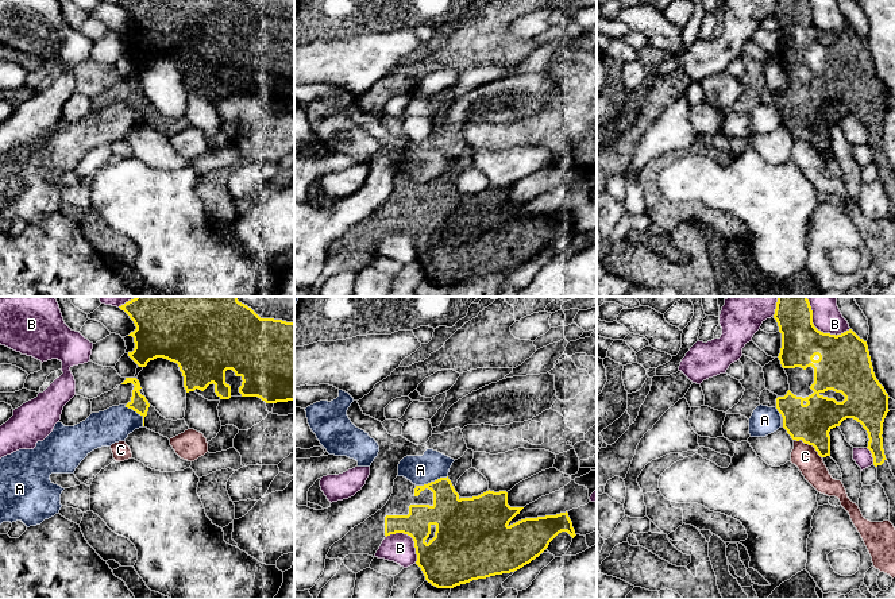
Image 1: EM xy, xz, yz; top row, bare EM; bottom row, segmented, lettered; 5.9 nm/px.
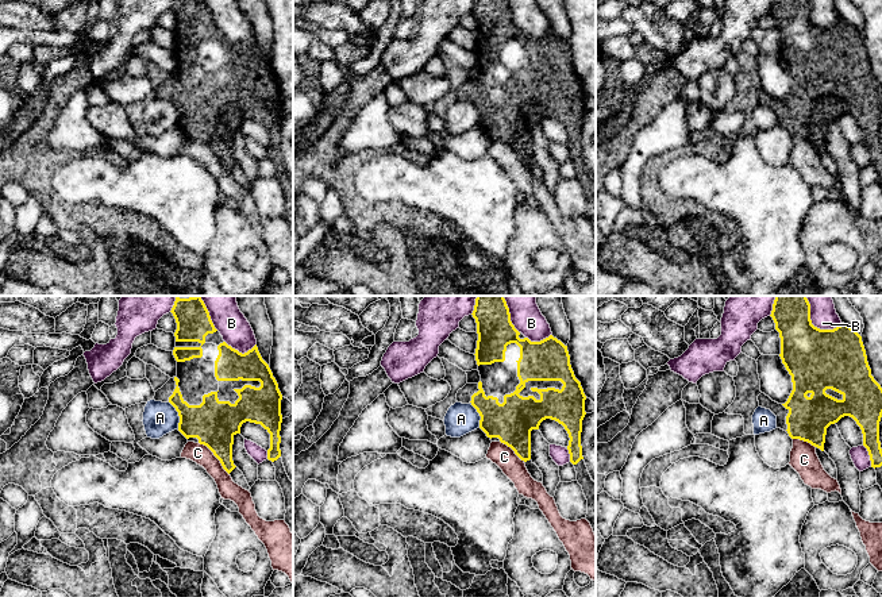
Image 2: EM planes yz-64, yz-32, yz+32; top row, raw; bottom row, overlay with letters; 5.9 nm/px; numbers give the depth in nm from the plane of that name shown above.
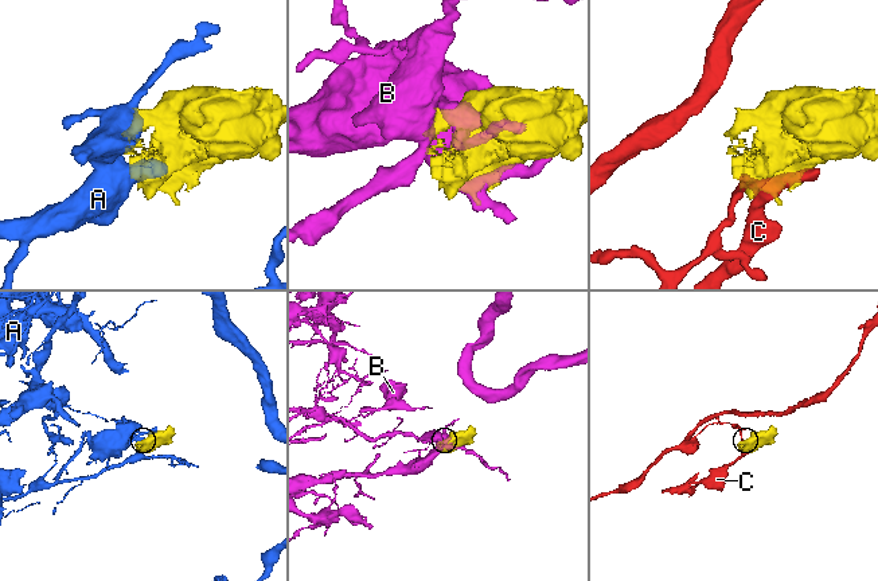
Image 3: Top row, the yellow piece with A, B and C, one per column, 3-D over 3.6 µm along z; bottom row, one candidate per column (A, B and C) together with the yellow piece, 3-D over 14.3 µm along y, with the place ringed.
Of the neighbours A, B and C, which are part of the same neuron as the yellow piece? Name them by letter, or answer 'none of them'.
none of them

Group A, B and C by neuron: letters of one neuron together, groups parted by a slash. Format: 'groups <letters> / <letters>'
groups A / B / C

